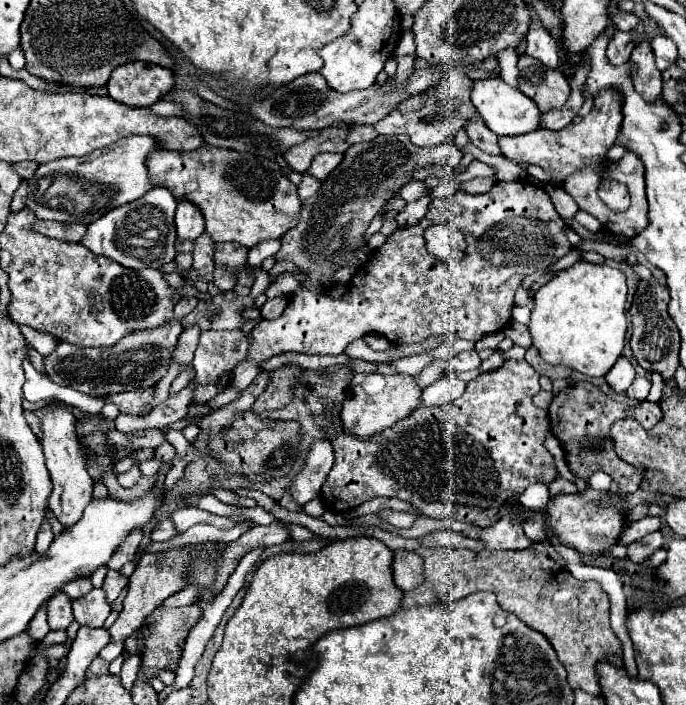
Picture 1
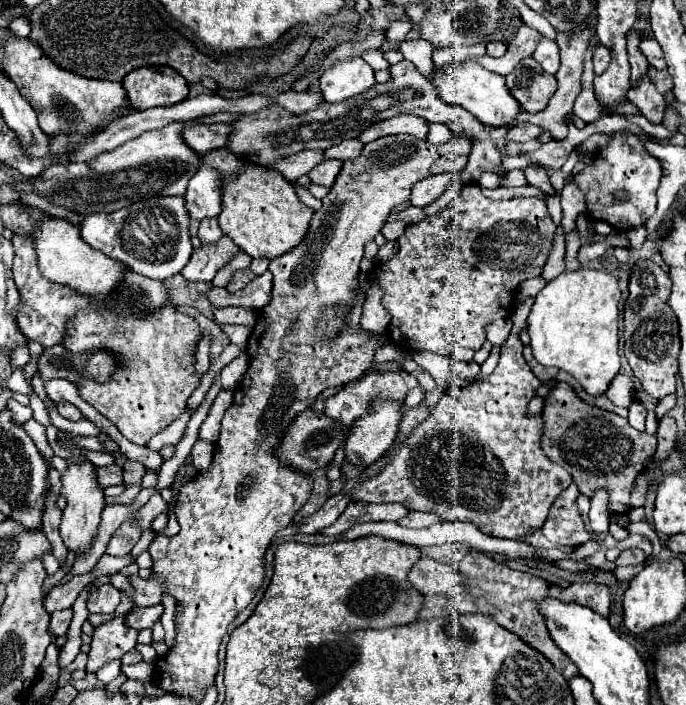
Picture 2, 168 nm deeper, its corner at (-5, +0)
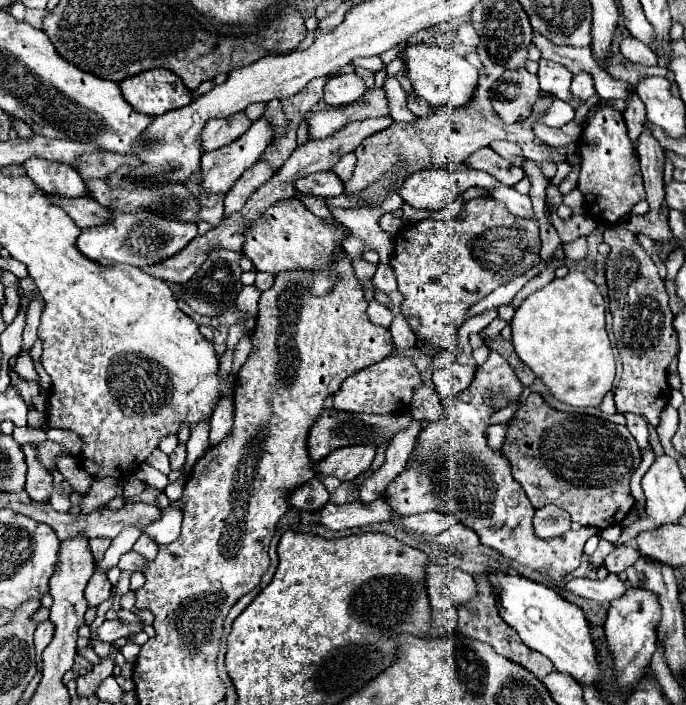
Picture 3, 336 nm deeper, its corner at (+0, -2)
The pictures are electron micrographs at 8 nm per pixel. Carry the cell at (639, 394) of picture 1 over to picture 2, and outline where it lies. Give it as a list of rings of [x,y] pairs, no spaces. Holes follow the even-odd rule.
[[[632,402],[630,404],[630,414],[628,414],[628,422],[632,424],[632,428],[636,430],[644,430],[644,420],[646,420],[646,408],[640,402]]]

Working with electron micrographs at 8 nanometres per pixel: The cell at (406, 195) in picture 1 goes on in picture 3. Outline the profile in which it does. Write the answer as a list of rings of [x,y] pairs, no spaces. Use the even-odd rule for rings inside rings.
[[[433,168],[411,174],[399,188],[399,196],[413,208],[443,210],[451,200],[455,200],[467,188],[477,186],[491,190],[493,176],[481,170],[449,170]]]

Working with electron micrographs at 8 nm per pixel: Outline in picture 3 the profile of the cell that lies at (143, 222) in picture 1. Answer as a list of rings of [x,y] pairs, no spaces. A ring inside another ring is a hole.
[[[151,210],[137,212],[113,212],[109,224],[99,224],[97,228],[81,230],[77,248],[91,260],[99,264],[131,264],[137,268],[147,268],[159,264],[179,250],[183,250],[189,240],[197,236],[197,224],[177,218],[167,218],[165,214],[155,214]]]

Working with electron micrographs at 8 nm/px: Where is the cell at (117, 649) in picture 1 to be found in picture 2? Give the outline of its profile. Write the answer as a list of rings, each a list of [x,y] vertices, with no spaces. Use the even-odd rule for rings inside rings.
[[[108,662],[106,666],[102,666],[102,670],[96,672],[96,678],[102,684],[110,684],[114,678],[120,676],[120,662]]]

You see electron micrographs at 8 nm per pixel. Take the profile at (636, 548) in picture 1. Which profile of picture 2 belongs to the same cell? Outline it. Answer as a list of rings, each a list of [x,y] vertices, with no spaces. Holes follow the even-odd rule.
[[[628,548],[628,550],[622,550],[620,556],[616,558],[616,566],[638,566],[646,562],[646,556],[640,548]]]

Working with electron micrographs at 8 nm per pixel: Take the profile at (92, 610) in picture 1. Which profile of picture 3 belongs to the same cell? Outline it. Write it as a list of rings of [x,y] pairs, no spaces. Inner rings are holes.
[[[95,572],[85,588],[85,600],[91,608],[97,608],[101,602],[111,598],[111,584],[103,572]]]

